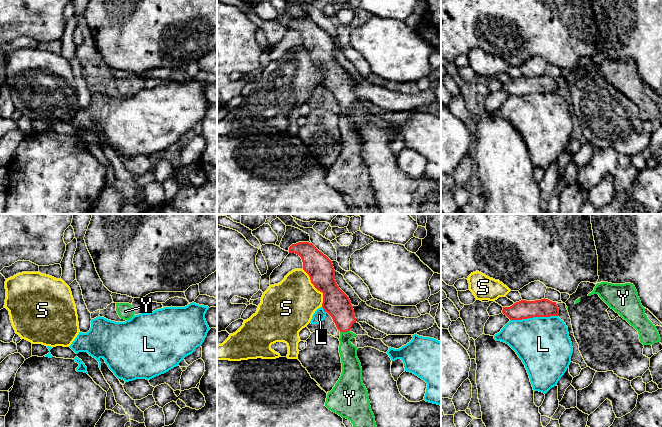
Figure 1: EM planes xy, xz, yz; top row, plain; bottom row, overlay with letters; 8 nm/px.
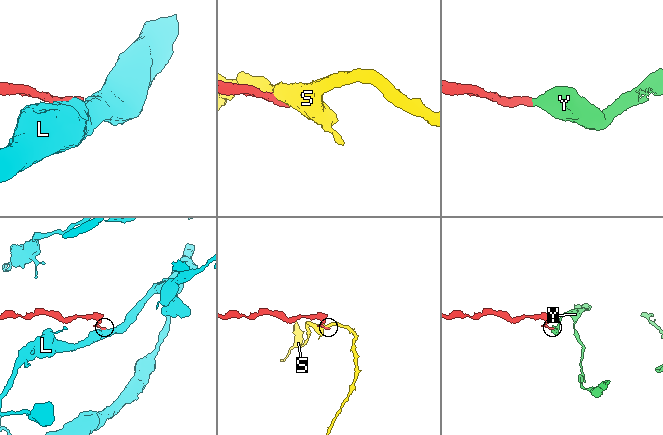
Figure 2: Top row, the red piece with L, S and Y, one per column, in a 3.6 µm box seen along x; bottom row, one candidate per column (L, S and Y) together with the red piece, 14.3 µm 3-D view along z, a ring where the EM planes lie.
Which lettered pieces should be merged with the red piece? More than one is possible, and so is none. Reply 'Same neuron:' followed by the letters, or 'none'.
Same neuron: Y

